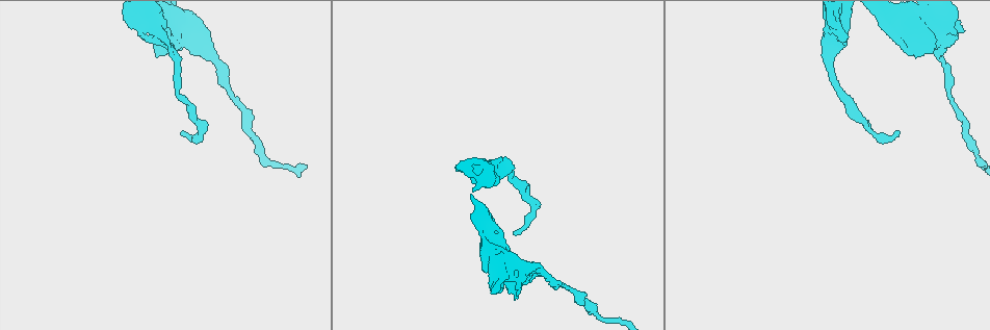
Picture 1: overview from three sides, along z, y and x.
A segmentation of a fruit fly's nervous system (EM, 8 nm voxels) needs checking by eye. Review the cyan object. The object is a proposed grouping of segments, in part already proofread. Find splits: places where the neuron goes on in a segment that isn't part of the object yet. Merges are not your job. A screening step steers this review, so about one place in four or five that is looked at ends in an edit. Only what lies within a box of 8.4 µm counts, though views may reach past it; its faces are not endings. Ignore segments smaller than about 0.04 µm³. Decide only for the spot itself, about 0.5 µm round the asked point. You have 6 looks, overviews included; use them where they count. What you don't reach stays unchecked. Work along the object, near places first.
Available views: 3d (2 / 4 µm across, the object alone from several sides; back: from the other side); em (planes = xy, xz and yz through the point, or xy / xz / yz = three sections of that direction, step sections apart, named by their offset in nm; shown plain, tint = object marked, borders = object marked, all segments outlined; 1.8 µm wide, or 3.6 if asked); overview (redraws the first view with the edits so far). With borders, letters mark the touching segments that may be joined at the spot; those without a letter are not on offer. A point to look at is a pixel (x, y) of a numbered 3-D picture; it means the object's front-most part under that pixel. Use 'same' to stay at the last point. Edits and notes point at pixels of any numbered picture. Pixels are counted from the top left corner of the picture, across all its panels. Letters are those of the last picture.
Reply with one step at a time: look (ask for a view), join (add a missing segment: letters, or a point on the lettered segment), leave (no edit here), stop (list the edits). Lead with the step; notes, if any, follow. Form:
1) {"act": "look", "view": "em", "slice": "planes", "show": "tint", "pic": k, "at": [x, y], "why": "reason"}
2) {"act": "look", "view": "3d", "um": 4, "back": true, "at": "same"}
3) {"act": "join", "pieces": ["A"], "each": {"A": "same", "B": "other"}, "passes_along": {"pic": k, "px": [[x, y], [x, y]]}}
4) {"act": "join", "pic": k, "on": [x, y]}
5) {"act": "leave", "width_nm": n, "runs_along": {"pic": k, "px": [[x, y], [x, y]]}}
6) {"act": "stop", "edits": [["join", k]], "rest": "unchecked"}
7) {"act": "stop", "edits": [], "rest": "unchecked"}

{"act": "look", "view": "em", "slice": "xz", "step": 8, "show": "borders", "pic": 1, "at": [518, 292], "why": "stops while still wide"}

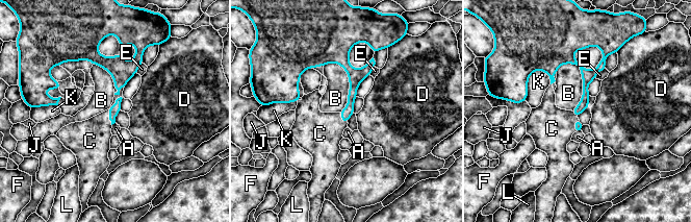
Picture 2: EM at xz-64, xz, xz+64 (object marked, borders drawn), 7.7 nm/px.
{"act": "look", "view": "em", "slice": "planes", "show": "borders", "at": "same", "why": "cut it another way"}

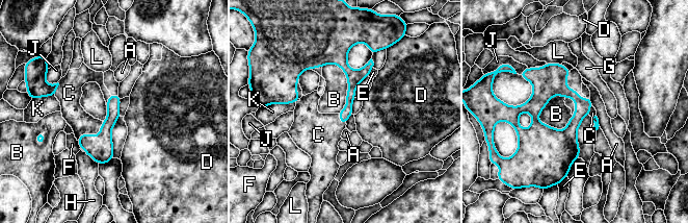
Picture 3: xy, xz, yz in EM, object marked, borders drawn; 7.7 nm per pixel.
{"act": "join", "pieces": ["C"], "each": {"A": "other", "B": "other", "C": "same", "D": "other", "E": "other", "F": "other", "G": "other", "H": "other", "J": "other", "K": "other", "L": "other"}, "found": "it goes on there"}

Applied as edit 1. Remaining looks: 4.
{"act": "look", "view": "3d", "um": 4, "pic": 1, "at": [837, 26], "why": "free end"}

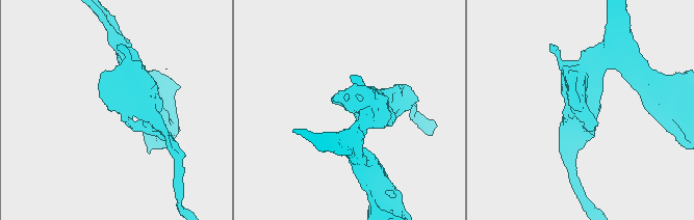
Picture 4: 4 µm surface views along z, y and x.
{"act": "look", "view": "em", "um": 3.6, "slice": "xy", "step": 8, "show": "borders", "pic": 4, "at": [115, 111], "why": "now the EM"}

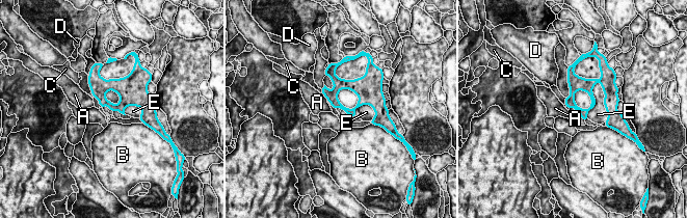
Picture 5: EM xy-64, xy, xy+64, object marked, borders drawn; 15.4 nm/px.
{"act": "leave", "width_nm": 140, "each": {"A": "other", "B": "other", "C": "other", "D": "other", "E": "other"}, "border": {"pic": 5, "px": [[322, 92], [327, 100]]}, "found": "no lettered segment goes on from it"}

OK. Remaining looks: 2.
{"act": "look", "view": "em", "slice": "xz", "step": 8, "show": "tint", "pic": 1, "at": [898, 131], "why": "end of a long branch"}

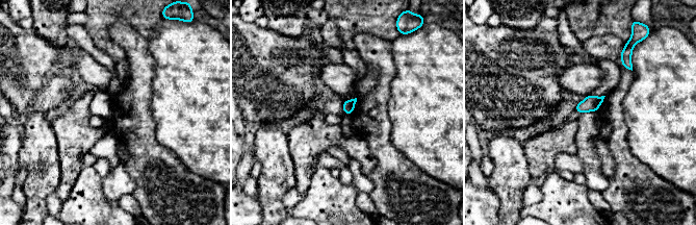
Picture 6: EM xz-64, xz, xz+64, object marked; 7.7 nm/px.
{"act": "look", "view": "em", "slice": "planes", "show": "borders", "at": "same", "why": "another direction"}

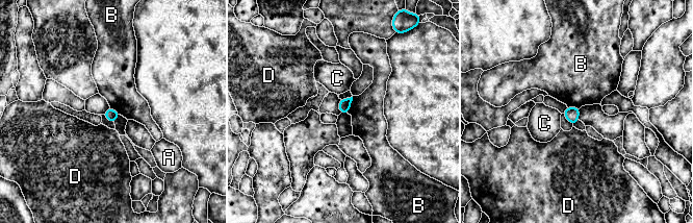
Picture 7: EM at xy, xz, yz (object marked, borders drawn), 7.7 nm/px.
{"act": "leave", "longest_contact_nm": ["B", 140], "each": {"A": "other", "B": "other", "C": "other", "D": "other"}, "border": {"pic": 7, "px": [[353, 97], [347, 113]]}, "found": "no lettered segment goes on from it"}

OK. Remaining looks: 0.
{"act": "stop", "edits": [["join", 3]], "rest": "unchecked"}

